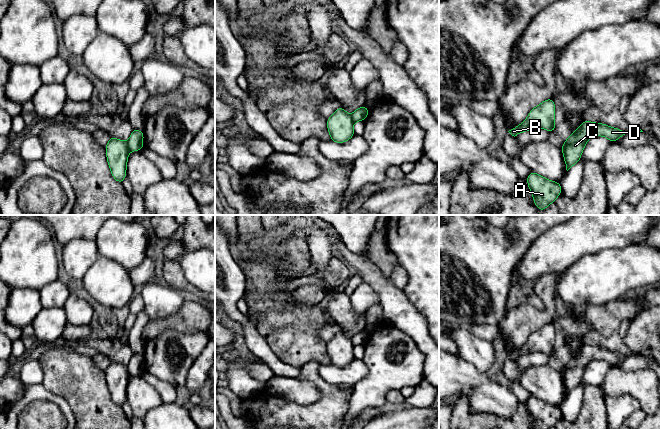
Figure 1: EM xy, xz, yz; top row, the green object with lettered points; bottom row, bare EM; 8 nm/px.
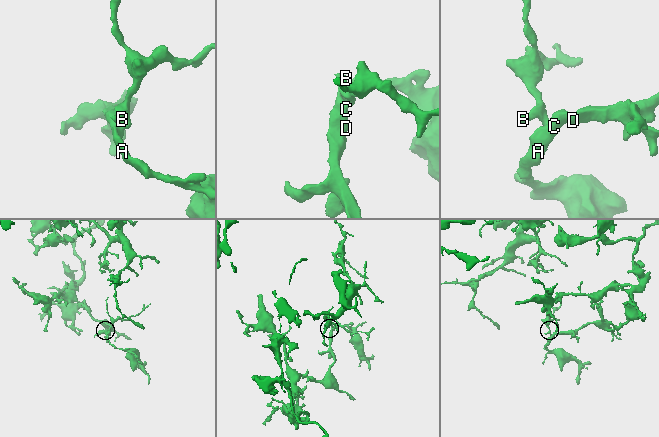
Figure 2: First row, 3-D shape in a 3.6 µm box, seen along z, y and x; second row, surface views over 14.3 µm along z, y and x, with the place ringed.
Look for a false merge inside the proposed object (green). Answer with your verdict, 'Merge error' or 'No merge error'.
Merge error

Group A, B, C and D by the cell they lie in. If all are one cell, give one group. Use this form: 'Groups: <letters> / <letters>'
Groups: A C D / B

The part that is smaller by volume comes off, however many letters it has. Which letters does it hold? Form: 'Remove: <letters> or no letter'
Remove: B

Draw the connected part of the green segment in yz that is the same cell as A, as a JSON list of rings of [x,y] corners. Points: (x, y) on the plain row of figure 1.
[[[534,395],[527,400],[526,404],[535,429],[554,427],[562,417],[561,407],[548,404]]]

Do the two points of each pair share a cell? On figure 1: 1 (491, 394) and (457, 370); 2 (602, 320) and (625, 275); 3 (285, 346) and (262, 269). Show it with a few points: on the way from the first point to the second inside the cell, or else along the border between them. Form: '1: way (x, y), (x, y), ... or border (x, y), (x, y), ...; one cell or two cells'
1: way (483, 390), (477, 384), (470, 383), (465, 378); one cell
2: border (617, 298), (589, 305); two cells
3: way (285, 327), (266, 301), (263, 288); one cell

